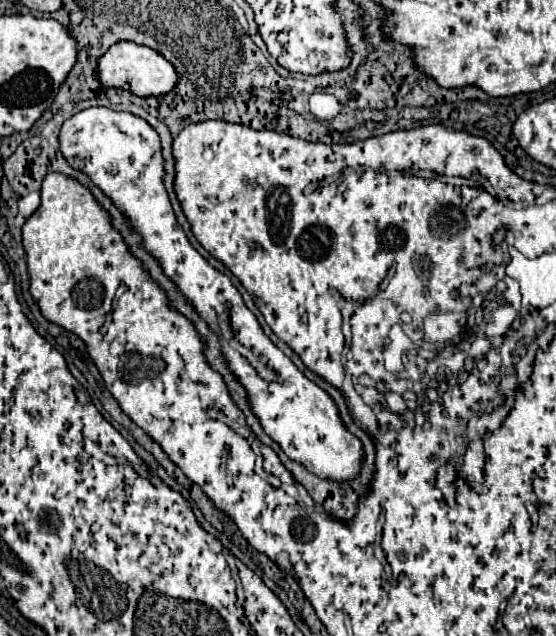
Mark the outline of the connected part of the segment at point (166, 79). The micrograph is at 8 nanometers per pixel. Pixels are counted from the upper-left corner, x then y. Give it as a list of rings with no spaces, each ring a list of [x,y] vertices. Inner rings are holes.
[[[118,41],[110,45],[108,51],[98,57],[96,69],[98,69],[98,79],[104,87],[128,89],[138,97],[166,95],[176,85],[176,71],[172,63],[168,63],[158,51],[132,41]]]

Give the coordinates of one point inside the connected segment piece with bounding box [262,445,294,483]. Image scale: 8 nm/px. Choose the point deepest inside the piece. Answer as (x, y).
(272, 464)

